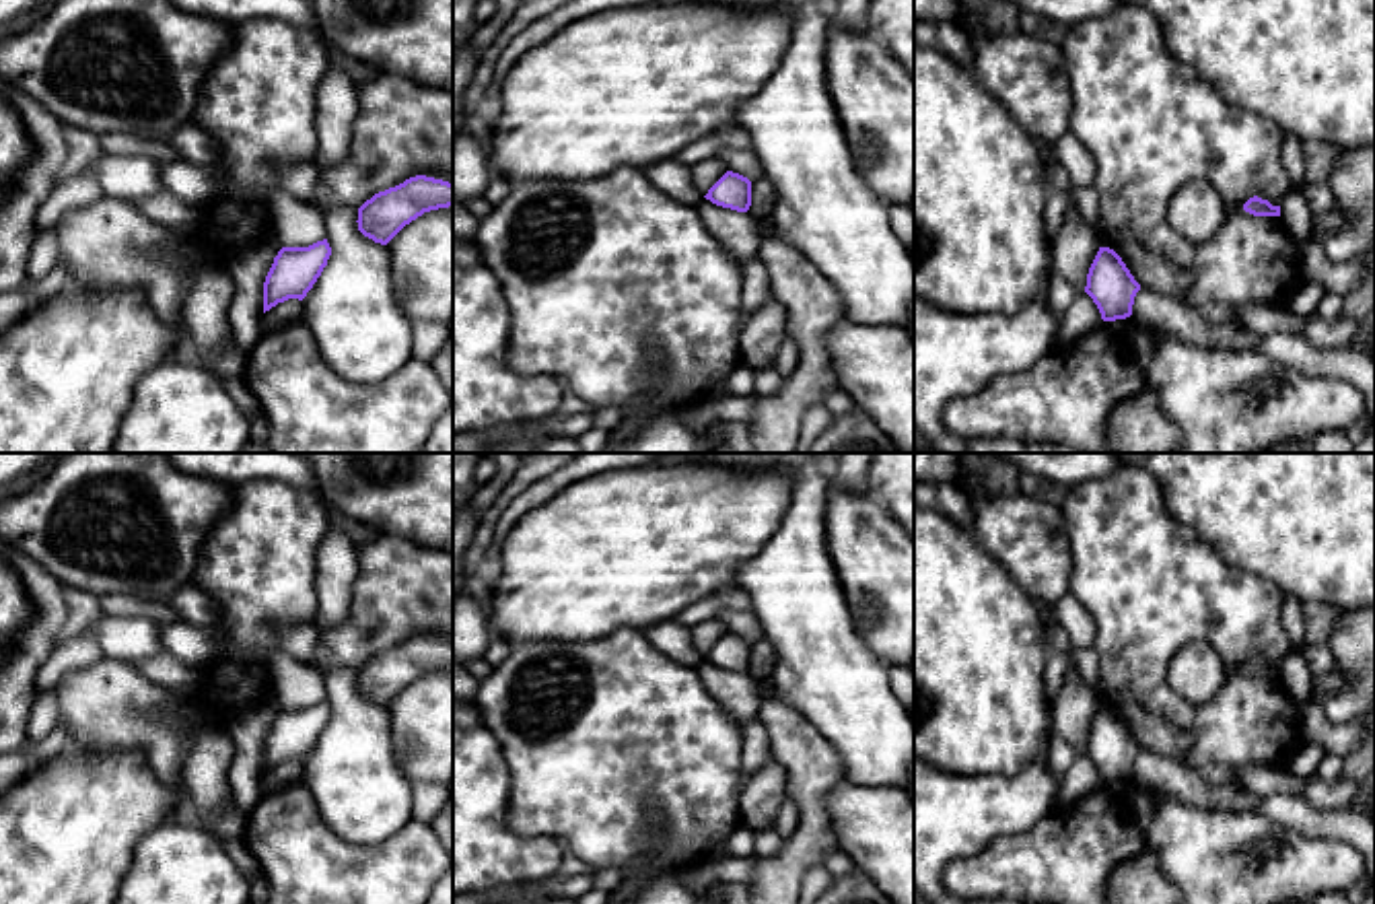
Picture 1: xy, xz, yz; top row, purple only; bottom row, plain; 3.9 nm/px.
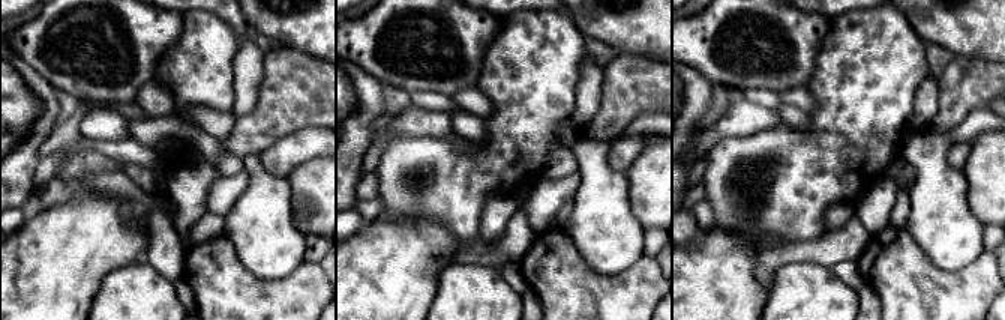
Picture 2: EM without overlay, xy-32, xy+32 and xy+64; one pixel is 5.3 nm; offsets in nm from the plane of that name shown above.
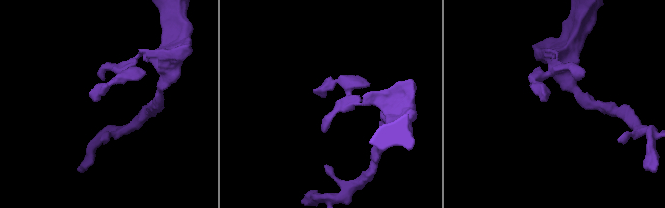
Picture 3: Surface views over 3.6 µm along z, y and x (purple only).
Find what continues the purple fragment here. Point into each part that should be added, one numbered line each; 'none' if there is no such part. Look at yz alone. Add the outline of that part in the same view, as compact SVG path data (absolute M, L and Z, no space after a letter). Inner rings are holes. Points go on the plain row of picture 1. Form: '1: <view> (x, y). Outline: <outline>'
none

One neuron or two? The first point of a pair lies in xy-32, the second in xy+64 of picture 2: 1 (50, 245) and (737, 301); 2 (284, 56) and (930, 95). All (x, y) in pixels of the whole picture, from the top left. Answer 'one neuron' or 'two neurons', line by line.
1: one neuron
2: two neurons

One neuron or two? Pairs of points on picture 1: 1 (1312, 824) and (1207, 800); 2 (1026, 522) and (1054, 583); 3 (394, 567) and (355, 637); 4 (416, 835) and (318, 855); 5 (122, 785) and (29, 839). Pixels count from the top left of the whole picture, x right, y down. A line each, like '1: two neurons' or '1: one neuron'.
1: one neuron
2: one neuron
3: one neuron
4: one neuron
5: one neuron

